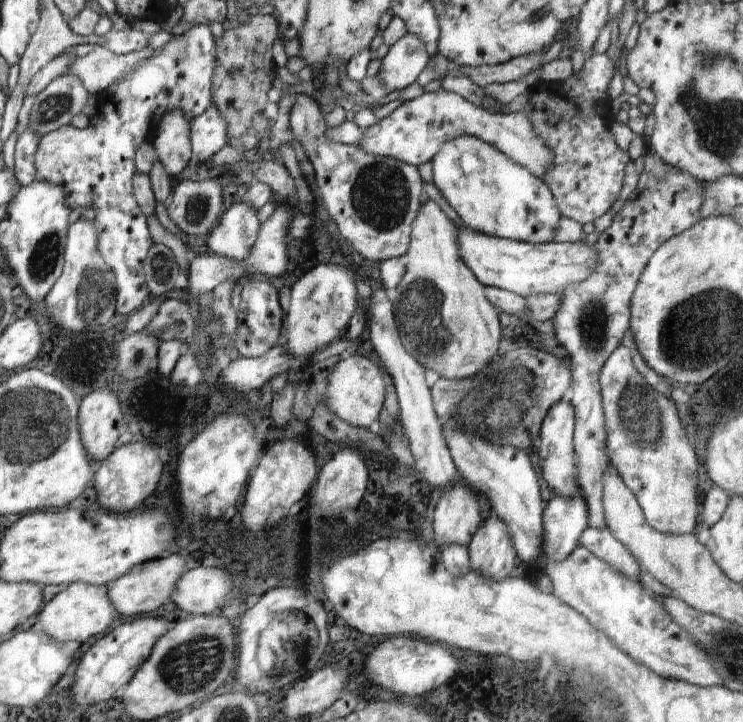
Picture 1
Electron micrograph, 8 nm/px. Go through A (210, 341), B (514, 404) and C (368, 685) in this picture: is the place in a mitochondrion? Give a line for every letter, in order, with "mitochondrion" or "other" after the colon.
A: mitochondrion
B: mitochondrion
C: other

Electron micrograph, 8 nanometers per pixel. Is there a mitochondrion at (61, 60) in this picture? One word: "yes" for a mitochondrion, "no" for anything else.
no

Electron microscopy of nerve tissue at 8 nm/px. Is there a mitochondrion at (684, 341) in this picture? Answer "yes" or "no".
yes

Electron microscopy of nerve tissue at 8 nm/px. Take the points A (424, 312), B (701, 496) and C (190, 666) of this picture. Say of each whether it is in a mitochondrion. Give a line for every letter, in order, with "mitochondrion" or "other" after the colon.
A: mitochondrion
B: other
C: mitochondrion

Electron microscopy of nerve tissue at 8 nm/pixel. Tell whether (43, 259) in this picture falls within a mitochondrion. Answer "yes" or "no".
yes

